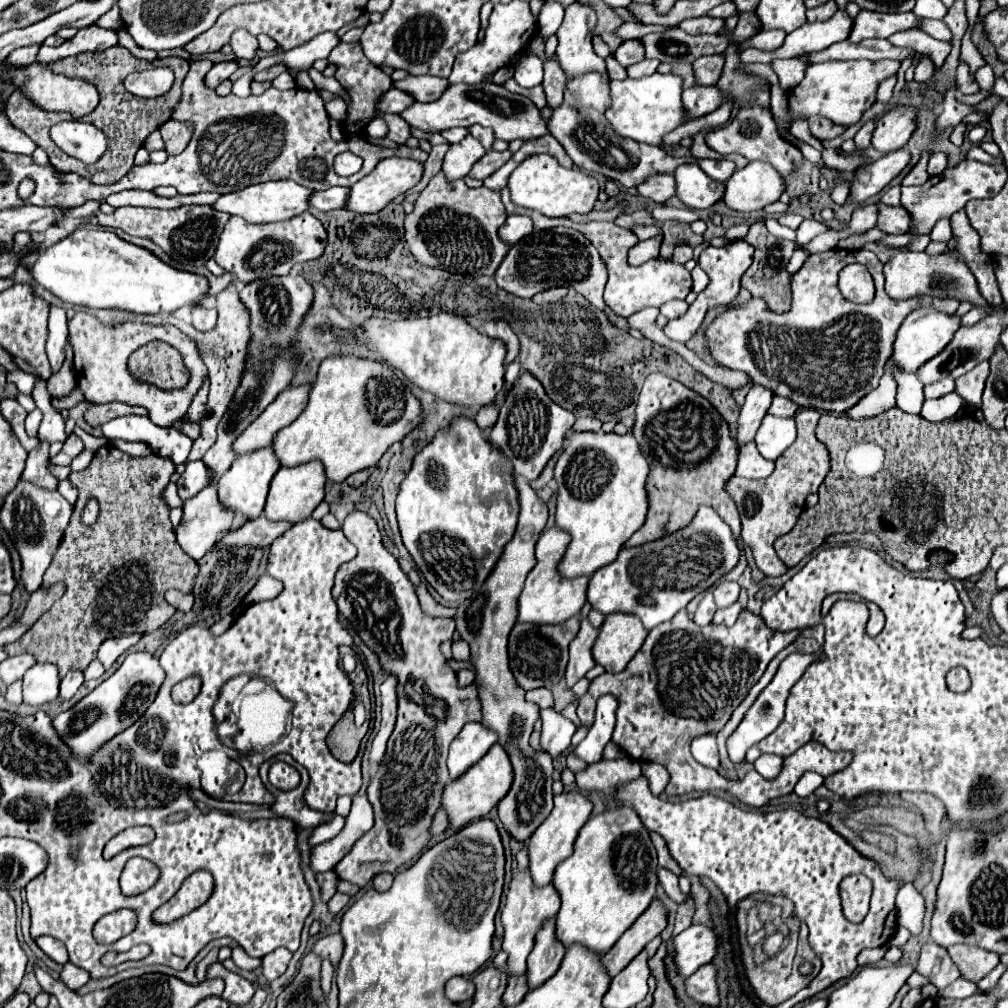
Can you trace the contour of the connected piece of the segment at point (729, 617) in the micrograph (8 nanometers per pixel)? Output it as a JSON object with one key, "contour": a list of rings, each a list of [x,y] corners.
{"contour":[[[734,602],[734,604],[728,606],[728,608],[720,608],[720,610],[716,610],[712,622],[714,622],[714,624],[726,624],[726,626],[732,626],[732,624],[736,622],[736,618],[738,618],[740,612],[742,612],[740,602]]]}

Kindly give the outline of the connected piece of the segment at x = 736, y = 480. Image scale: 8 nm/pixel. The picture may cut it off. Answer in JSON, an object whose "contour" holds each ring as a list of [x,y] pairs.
{"contour":[[[802,408],[794,420],[798,426],[796,442],[776,460],[776,470],[762,480],[746,480],[740,476],[732,476],[726,482],[726,492],[734,500],[740,520],[742,520],[742,542],[752,550],[756,566],[766,576],[782,576],[786,566],[780,562],[778,554],[774,552],[774,542],[778,536],[786,534],[794,528],[800,512],[804,510],[806,496],[818,492],[822,480],[830,470],[830,454],[826,444],[822,444],[816,436],[816,424],[820,420],[820,410],[816,408]]]}

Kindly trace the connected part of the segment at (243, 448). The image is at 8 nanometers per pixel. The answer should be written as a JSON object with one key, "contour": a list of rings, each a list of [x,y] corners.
{"contour":[[[310,386],[300,388],[286,388],[248,428],[238,436],[238,440],[232,444],[232,450],[236,456],[260,450],[268,446],[278,430],[292,424],[292,420],[298,418],[298,414],[308,404],[308,390]]]}

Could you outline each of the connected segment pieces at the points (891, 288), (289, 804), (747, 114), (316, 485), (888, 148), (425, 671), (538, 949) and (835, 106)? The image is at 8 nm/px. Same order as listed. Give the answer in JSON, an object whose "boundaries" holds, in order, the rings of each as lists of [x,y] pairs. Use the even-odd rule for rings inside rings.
{"boundaries":[[[[952,236],[948,242],[948,250],[930,256],[928,252],[914,252],[914,250],[894,250],[894,256],[884,264],[886,276],[886,292],[892,298],[918,298],[918,296],[932,296],[932,298],[956,298],[972,302],[976,308],[984,308],[988,314],[1000,314],[1004,308],[994,308],[978,290],[976,278],[966,266],[966,262],[954,256],[956,252],[956,238]]],[[[276,754],[274,758],[266,760],[262,766],[260,766],[260,778],[266,786],[266,790],[274,796],[274,802],[270,804],[270,810],[276,812],[278,816],[290,816],[300,828],[316,828],[318,824],[326,824],[330,822],[336,815],[335,812],[326,813],[326,812],[316,812],[316,810],[310,810],[306,804],[304,804],[304,792],[309,784],[309,775],[308,770],[298,764],[290,754]],[[276,760],[284,760],[288,764],[292,764],[298,772],[300,772],[301,781],[300,784],[290,792],[280,792],[276,790],[270,782],[268,782],[268,768],[270,764],[274,764]]],[[[744,106],[744,108],[740,108],[734,122],[732,122],[732,126],[722,126],[722,128],[710,130],[708,136],[706,136],[706,142],[712,150],[716,150],[720,154],[736,152],[736,154],[742,154],[744,158],[748,158],[750,162],[752,160],[768,162],[768,164],[774,166],[776,172],[780,172],[782,178],[788,178],[804,162],[802,152],[792,142],[786,142],[784,138],[778,136],[776,124],[772,120],[770,110],[762,108],[762,106]]],[[[320,462],[300,464],[296,468],[280,468],[270,482],[264,516],[272,522],[284,520],[290,524],[298,524],[310,518],[312,510],[324,500],[324,484],[326,484],[326,476],[324,476],[324,466]]],[[[900,106],[878,118],[870,140],[872,148],[878,150],[880,154],[890,154],[894,150],[900,150],[916,128],[914,116],[916,110],[912,106]]],[[[354,508],[344,524],[344,536],[358,548],[354,560],[344,562],[334,578],[332,596],[338,604],[338,612],[352,622],[352,628],[362,638],[362,642],[378,656],[380,666],[386,674],[394,674],[398,678],[398,720],[394,732],[388,740],[388,750],[384,760],[378,766],[376,776],[368,784],[368,800],[374,806],[374,826],[352,846],[352,850],[336,864],[334,872],[340,880],[348,880],[350,884],[364,888],[376,874],[380,872],[396,872],[406,866],[414,856],[422,852],[428,842],[428,828],[434,812],[440,808],[440,796],[444,786],[450,782],[450,774],[446,768],[448,746],[458,736],[466,722],[480,722],[480,700],[476,696],[476,686],[458,690],[456,688],[456,672],[446,664],[446,658],[440,652],[440,642],[452,638],[454,620],[452,618],[432,618],[420,610],[420,604],[414,594],[414,586],[408,576],[400,570],[398,560],[386,550],[382,544],[382,536],[378,532],[376,520]]],[[[548,920],[548,924],[544,924],[544,928],[538,932],[534,950],[528,956],[528,990],[538,988],[552,978],[558,972],[564,954],[564,948],[556,944],[556,936],[552,936],[552,920]]],[[[850,60],[850,62],[824,62],[812,64],[806,68],[804,80],[790,90],[788,104],[792,123],[796,118],[808,118],[810,114],[819,114],[830,118],[836,124],[852,126],[856,124],[862,114],[874,104],[876,88],[882,80],[896,76],[900,70],[900,60]]]]}

